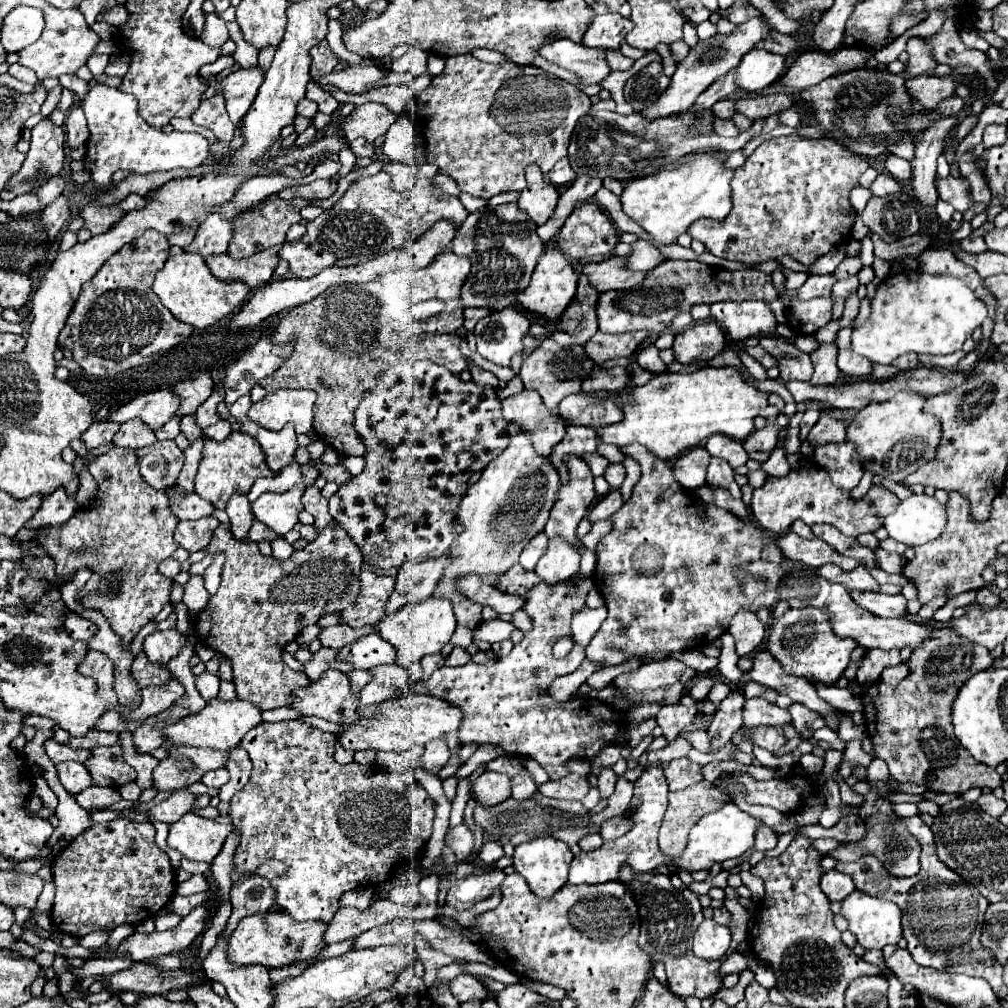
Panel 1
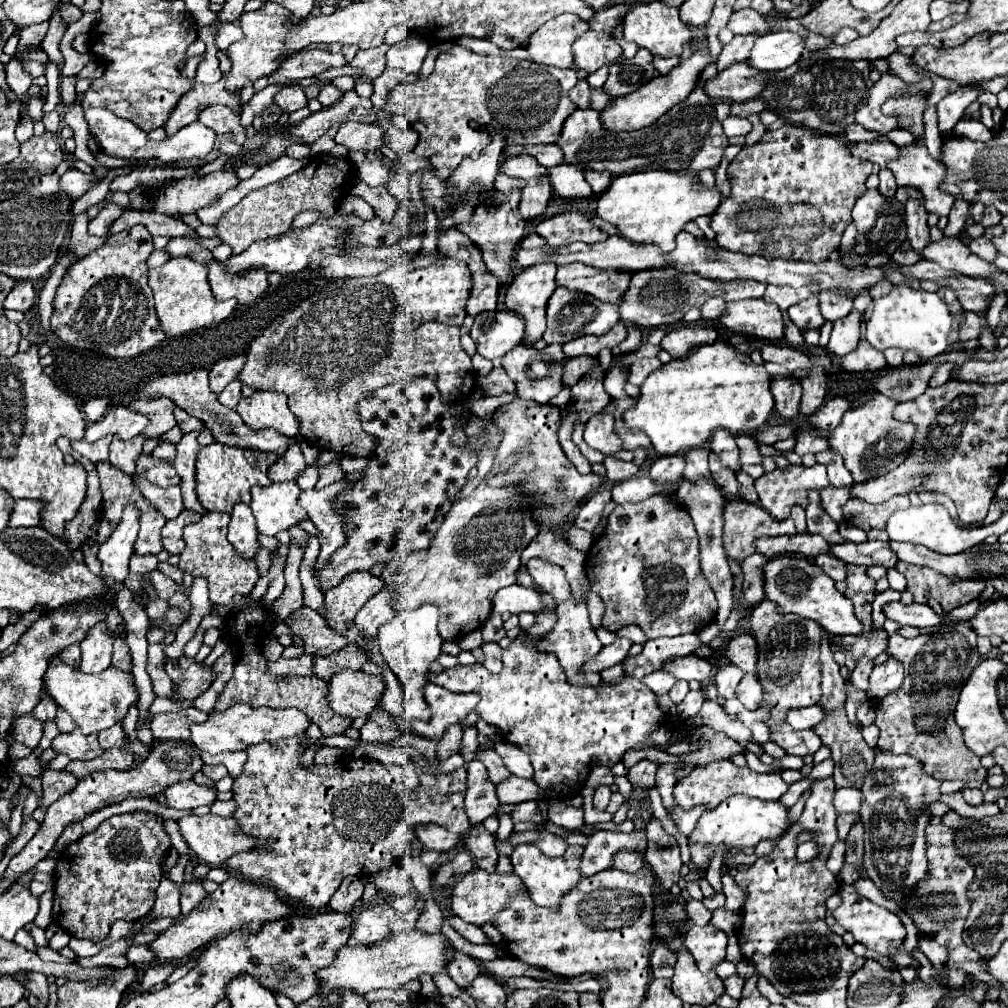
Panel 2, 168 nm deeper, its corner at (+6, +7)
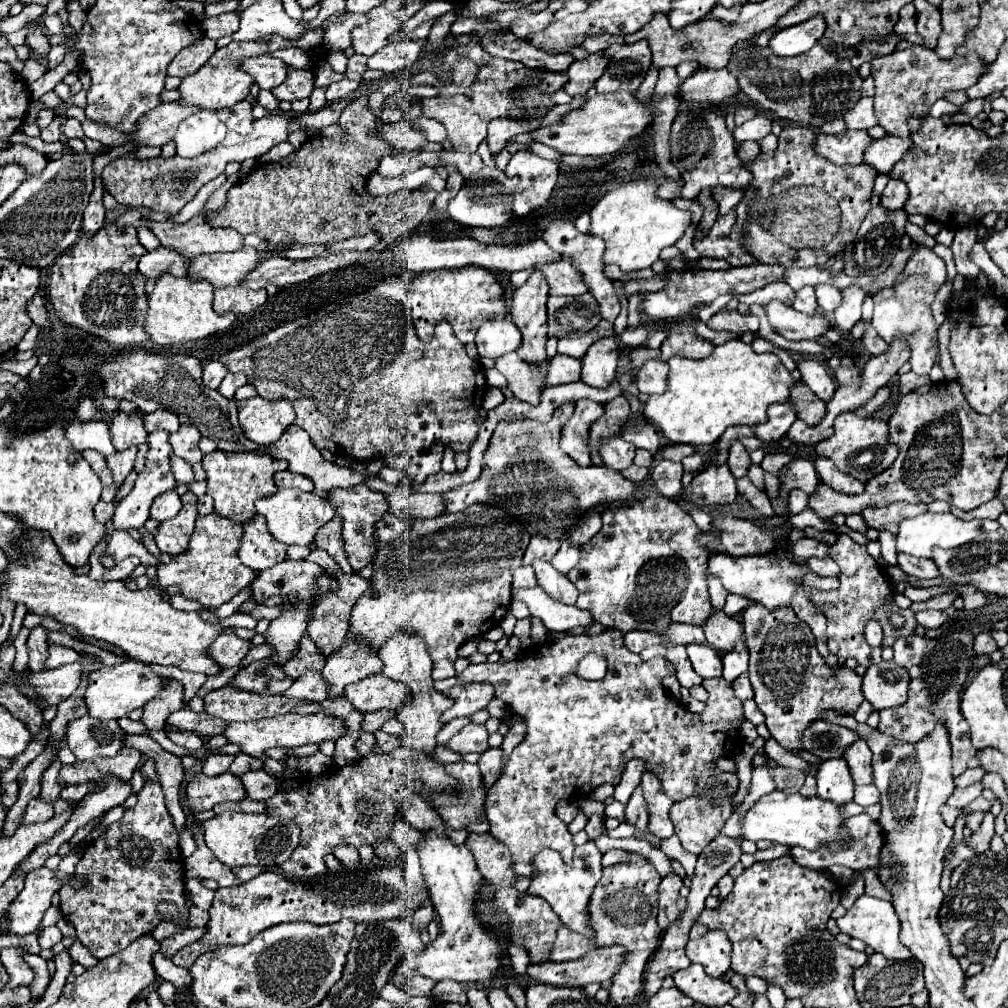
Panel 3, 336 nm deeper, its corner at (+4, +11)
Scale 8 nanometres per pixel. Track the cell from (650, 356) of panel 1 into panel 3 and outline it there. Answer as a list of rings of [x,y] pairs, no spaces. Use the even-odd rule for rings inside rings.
[[[658,358],[646,360],[642,368],[636,372],[636,386],[642,394],[658,394],[666,390],[666,368],[668,362],[662,362]]]

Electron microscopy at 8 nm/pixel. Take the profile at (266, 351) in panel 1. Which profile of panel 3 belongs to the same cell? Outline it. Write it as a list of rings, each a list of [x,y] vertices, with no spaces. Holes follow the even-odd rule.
[[[210,360],[204,364],[204,374],[202,374],[202,380],[208,388],[218,388],[224,380],[224,376],[228,374],[228,368],[218,362],[218,360]]]

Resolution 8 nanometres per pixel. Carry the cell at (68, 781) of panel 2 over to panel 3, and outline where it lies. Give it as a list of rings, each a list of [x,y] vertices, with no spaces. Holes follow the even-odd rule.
[[[36,798],[36,800],[30,800],[26,812],[24,812],[24,818],[22,822],[24,824],[30,824],[30,822],[44,822],[44,820],[50,820],[54,816],[54,802],[46,802],[42,798]]]

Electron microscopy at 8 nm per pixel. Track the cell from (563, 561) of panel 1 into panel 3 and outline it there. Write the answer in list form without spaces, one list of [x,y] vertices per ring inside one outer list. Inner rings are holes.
[[[534,560],[532,568],[536,572],[538,586],[544,588],[552,598],[562,600],[564,604],[576,604],[576,598],[578,598],[576,586],[564,574],[560,574],[550,562]]]

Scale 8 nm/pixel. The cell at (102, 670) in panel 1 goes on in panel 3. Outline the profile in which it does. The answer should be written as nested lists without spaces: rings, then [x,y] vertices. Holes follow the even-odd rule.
[[[50,644],[48,652],[50,652],[50,656],[46,660],[46,668],[48,670],[58,668],[58,666],[64,666],[64,664],[72,664],[80,656],[80,652],[72,650],[72,648],[66,648],[66,646],[58,646],[58,644]]]

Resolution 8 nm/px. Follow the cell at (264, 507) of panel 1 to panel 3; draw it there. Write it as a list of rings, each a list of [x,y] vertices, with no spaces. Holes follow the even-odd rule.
[[[278,488],[276,494],[260,498],[256,502],[256,512],[264,516],[268,524],[268,532],[284,544],[310,544],[314,540],[314,534],[320,526],[324,526],[328,520],[334,518],[334,508],[314,492],[302,492],[296,488]]]

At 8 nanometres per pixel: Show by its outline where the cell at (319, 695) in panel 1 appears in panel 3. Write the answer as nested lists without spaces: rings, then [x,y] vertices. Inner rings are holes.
[[[378,672],[374,676],[368,676],[366,680],[348,684],[344,688],[344,696],[362,714],[382,708],[398,712],[398,708],[402,708],[402,704],[408,700],[408,688],[404,688],[402,682],[394,682]]]

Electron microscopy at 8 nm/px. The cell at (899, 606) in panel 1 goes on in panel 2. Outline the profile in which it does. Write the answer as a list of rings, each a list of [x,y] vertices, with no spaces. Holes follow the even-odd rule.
[[[888,602],[884,606],[884,614],[890,620],[896,620],[902,626],[916,626],[920,630],[928,630],[940,624],[940,616],[926,604],[902,604],[902,602]]]

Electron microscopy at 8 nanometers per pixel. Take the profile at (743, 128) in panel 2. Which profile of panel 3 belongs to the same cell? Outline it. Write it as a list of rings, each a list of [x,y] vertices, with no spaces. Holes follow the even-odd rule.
[[[758,114],[756,118],[744,122],[742,126],[736,126],[734,128],[734,138],[738,142],[742,142],[742,140],[760,140],[770,132],[770,124],[772,122],[764,114]]]

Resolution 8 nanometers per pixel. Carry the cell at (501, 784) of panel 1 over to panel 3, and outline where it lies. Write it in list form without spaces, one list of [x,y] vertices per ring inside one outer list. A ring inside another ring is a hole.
[[[488,748],[486,752],[480,754],[480,774],[482,774],[482,782],[486,788],[490,788],[498,776],[500,776],[500,758],[502,758],[502,750],[500,748]]]

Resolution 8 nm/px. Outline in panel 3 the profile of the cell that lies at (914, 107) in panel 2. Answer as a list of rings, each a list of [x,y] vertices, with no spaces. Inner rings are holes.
[[[910,46],[906,50],[894,50],[888,56],[878,56],[872,60],[872,76],[876,84],[874,112],[878,124],[892,136],[910,138],[906,120],[910,116],[926,116],[930,106],[944,96],[948,90],[968,90],[978,82],[990,64],[984,62],[976,52],[966,56],[954,56],[950,60],[940,58],[934,50],[926,46]]]

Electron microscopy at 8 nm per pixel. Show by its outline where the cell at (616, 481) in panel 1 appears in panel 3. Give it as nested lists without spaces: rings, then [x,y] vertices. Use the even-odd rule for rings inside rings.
[[[632,464],[632,466],[628,466],[628,468],[624,468],[622,472],[620,472],[624,478],[628,478],[628,480],[632,480],[632,482],[640,482],[640,480],[644,480],[646,476],[648,476],[648,468],[640,468],[640,466],[636,466],[636,464]]]

